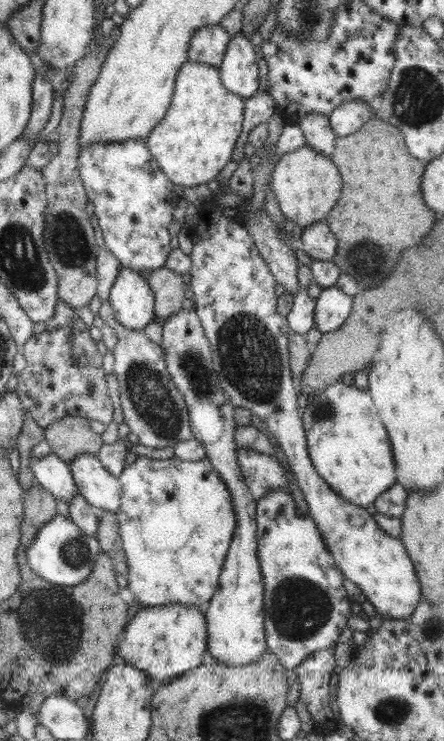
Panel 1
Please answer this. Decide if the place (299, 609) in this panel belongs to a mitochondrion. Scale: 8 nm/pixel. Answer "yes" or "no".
yes

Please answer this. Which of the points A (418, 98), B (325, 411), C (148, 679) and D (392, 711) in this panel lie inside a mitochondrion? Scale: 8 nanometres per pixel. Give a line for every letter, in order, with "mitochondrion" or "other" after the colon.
A: mitochondrion
B: mitochondrion
C: other
D: mitochondrion

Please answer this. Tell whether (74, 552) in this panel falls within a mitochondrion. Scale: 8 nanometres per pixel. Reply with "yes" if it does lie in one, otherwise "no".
yes

